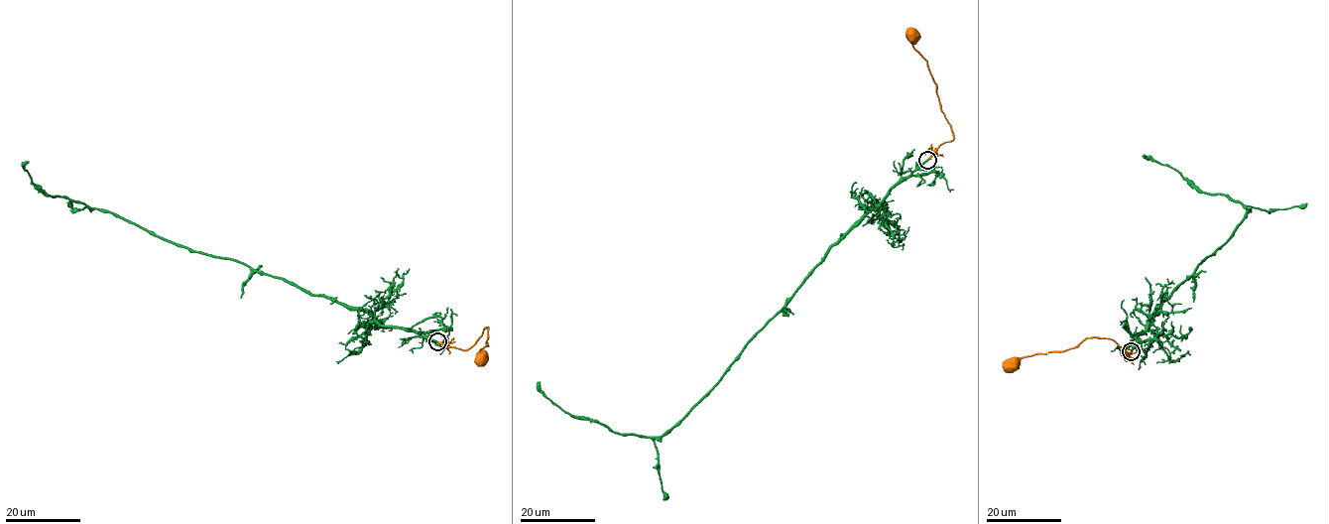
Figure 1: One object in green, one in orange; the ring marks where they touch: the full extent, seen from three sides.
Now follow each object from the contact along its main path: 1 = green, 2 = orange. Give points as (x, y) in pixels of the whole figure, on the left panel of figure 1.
1: (437, 342), (236, 260), (191, 251), (114, 213), (46, 195), (33, 184), (26, 162)
2: (437, 342), (467, 349), (485, 327), (489, 327), (487, 345), (480, 350), (481, 356)

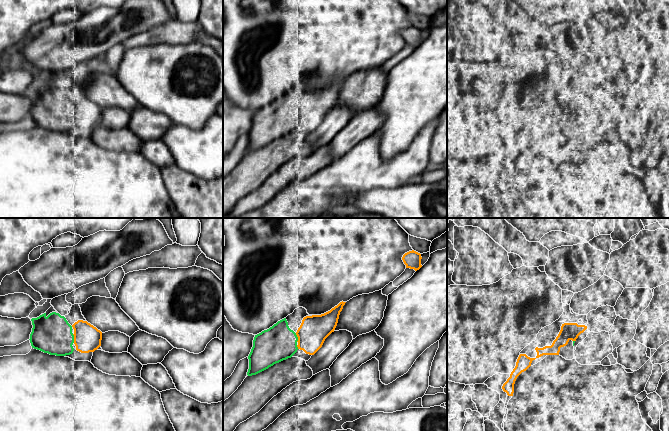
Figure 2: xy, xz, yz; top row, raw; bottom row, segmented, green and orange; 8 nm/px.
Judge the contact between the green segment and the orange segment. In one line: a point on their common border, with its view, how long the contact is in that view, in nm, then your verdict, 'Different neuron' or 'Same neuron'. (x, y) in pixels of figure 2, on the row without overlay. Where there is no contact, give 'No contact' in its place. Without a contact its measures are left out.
Touches green at xy (73, 114). Shared border 70 nm. Same neuron

